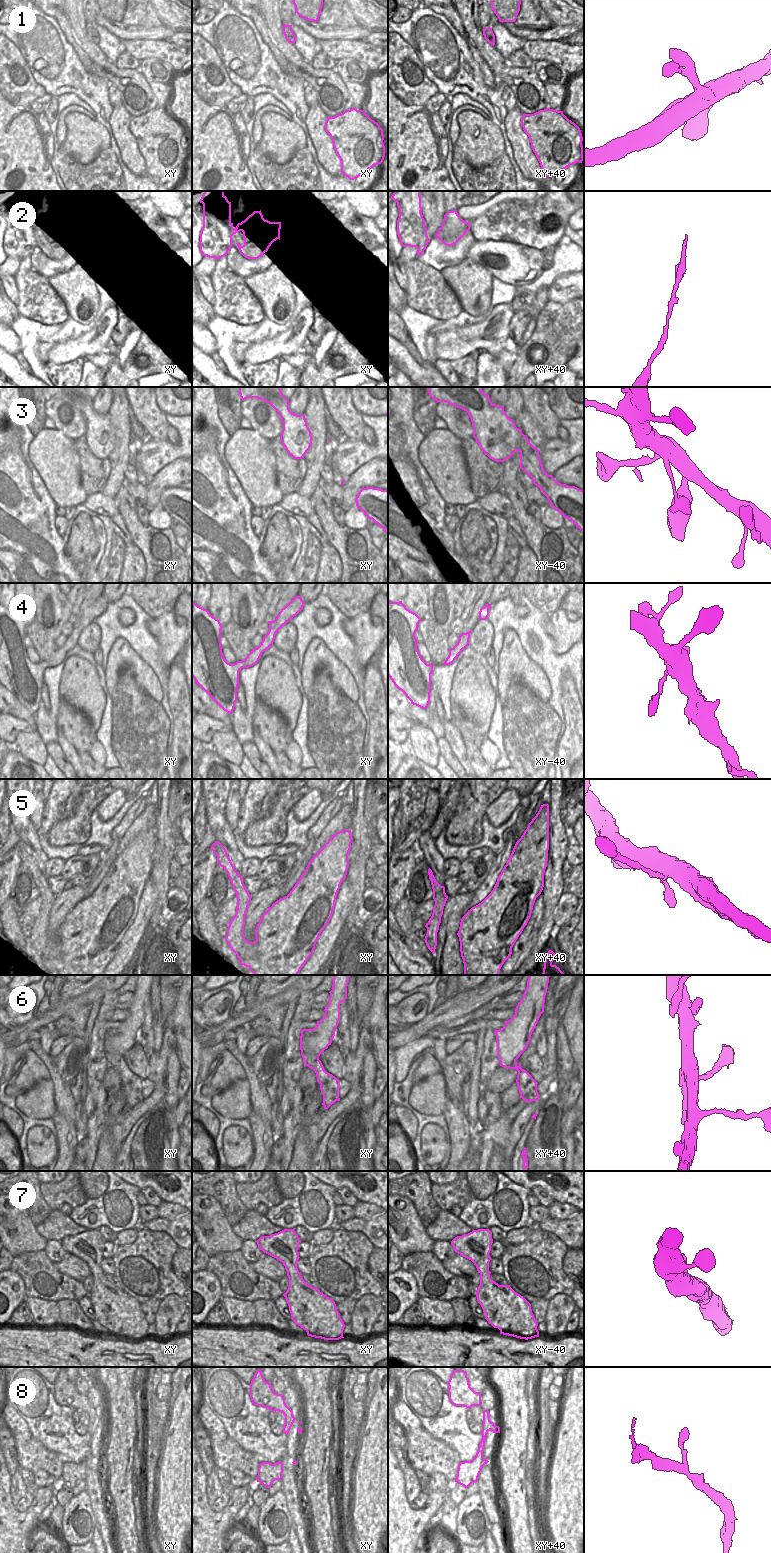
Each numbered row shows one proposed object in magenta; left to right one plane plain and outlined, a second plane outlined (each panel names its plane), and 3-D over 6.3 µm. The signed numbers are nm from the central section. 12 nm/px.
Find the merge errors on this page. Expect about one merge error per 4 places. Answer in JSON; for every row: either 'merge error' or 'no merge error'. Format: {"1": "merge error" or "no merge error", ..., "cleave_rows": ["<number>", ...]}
{"1": "no merge error", "2": "no merge error", "3": "no merge error", "4": "no merge error", "5": "no merge error", "6": "merge error", "7": "no merge error", "8": "no merge error", "cleave_rows": ["6"]}

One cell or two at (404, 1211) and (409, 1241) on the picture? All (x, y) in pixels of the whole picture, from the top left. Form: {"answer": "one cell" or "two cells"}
{"answer": "one cell"}

